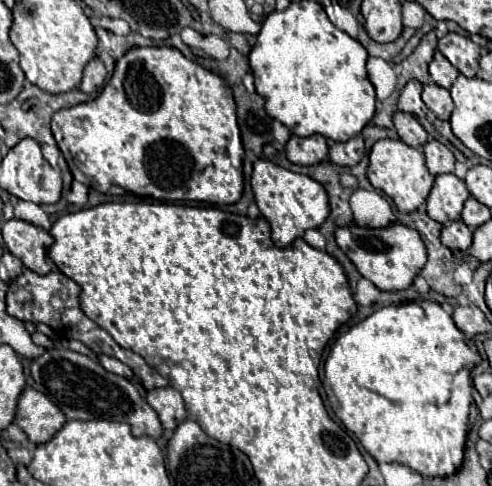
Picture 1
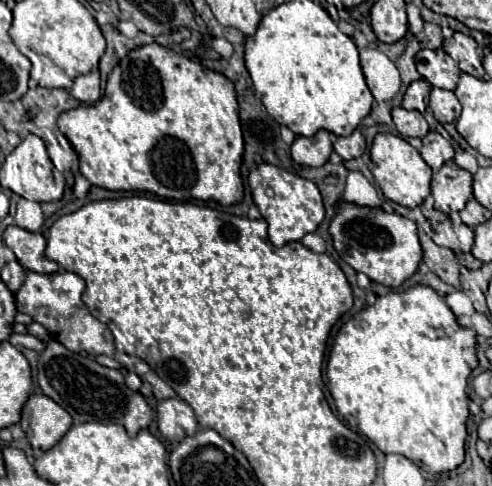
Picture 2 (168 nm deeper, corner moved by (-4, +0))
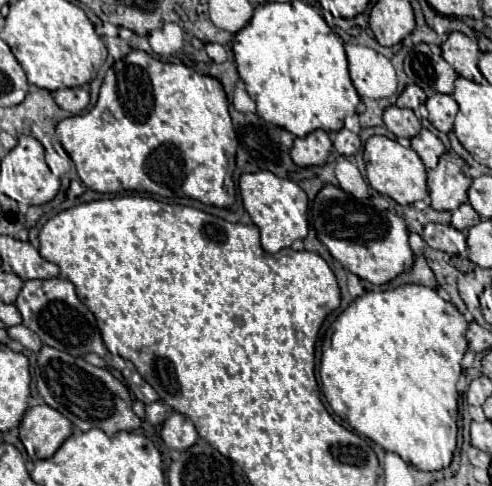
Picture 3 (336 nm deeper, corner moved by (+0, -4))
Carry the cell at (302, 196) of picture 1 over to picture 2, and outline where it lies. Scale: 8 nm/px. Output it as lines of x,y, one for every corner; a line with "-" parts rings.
260,164
248,176
252,190
252,200
258,206
262,218
268,222
268,238
274,246
284,246
292,240
302,240
302,236
314,232
324,220
322,196
314,182
304,180
292,172
276,168
272,164

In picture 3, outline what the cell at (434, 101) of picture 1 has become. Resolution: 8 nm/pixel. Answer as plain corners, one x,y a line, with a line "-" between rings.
434,94
426,100
426,108
428,108
428,120
432,122
432,126
440,132
450,132
456,112
458,112
458,104
452,96
448,94

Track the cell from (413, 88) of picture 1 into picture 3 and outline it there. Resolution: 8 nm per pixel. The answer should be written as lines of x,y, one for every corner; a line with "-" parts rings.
408,84
408,86
404,88
404,92
400,94
396,106
398,106
398,108
410,108
410,110
416,110
416,108
418,108
420,104
424,104
424,102
426,102
424,90
422,90
420,86
416,86
416,84

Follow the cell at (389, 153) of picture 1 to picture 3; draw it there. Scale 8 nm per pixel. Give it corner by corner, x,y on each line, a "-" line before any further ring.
372,136
364,144
364,160
366,160
366,172
368,172
370,186
380,194
390,196
400,206
414,204
416,200
424,200
428,196
426,168
420,156
412,148
404,148
396,140
386,138
386,136

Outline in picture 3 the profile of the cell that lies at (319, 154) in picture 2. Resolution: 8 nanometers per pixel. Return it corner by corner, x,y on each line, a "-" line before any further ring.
314,130
304,138
296,138
290,156
296,166
322,166
328,160
332,142
324,130

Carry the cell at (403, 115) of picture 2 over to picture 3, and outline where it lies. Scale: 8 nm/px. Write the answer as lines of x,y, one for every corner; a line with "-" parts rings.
390,106
384,110
384,124
398,138
400,136
414,138
422,130
422,124
414,116
414,112
408,108
398,108
398,106

